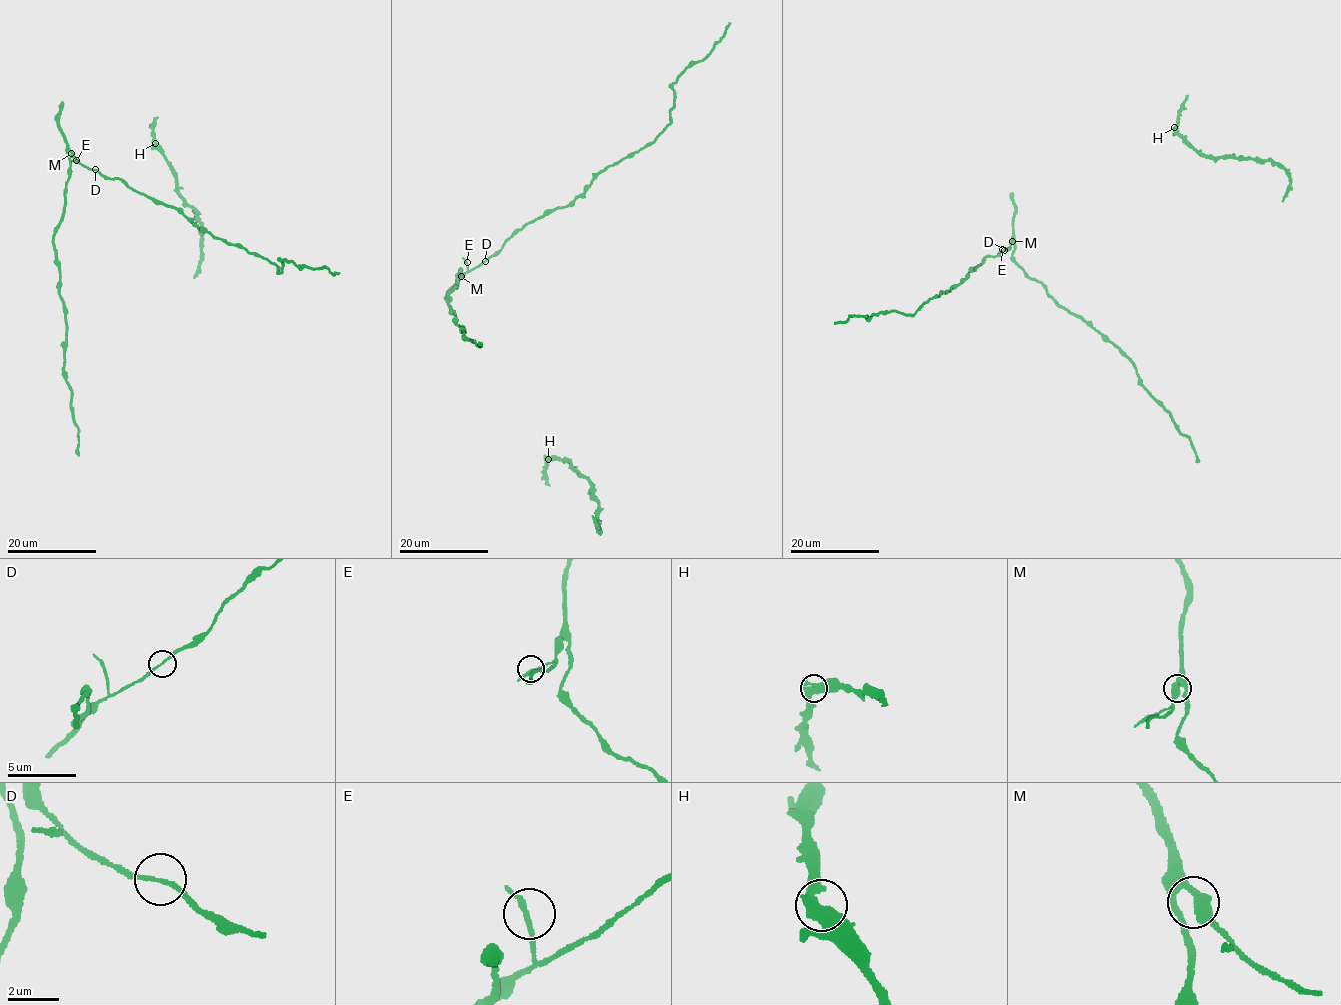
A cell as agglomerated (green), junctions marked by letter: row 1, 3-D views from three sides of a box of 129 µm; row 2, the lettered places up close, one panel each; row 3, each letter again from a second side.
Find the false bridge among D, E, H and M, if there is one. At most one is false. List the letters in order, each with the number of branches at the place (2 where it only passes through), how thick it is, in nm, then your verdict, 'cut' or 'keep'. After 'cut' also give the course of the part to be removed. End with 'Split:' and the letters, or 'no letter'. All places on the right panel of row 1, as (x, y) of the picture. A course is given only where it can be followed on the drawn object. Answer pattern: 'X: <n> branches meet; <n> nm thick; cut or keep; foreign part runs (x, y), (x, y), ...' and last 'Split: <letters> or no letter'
D: 2 branches meet; 160 nm thick; keep
E: 2 branches meet; 200 nm thick; keep
H: 2 branches meet; 500 nm thick; keep
M: 2 branches meet; 400 nm thick; keep
Split: no letter

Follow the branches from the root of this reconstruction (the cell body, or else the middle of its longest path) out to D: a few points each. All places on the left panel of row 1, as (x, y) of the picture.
D: (74, 153), (83, 165), (94, 170)

